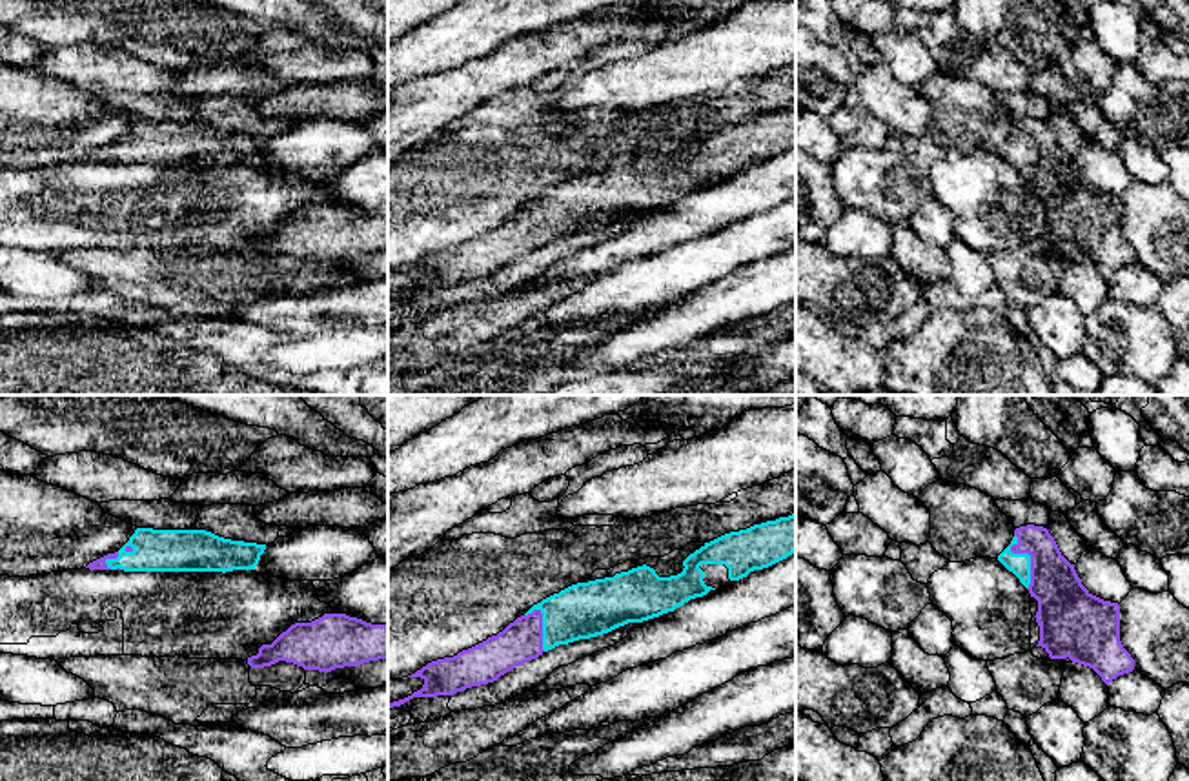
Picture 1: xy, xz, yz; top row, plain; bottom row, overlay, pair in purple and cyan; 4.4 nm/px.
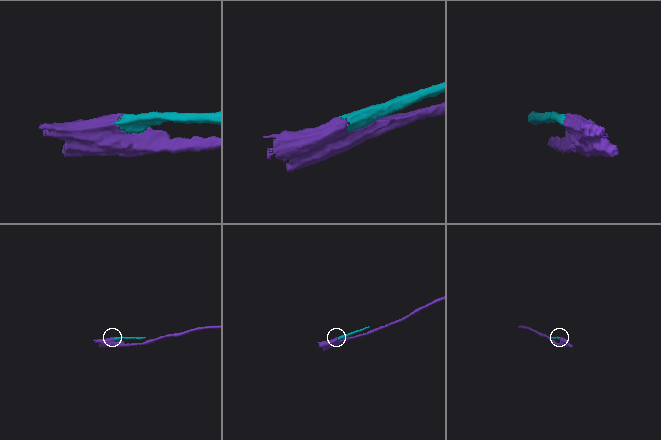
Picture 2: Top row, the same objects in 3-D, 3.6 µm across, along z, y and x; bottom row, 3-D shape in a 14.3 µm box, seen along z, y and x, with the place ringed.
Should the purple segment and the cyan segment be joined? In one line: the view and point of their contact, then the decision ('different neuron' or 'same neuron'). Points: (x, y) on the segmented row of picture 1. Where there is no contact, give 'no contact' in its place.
contact yz (1029, 554); different neuron

